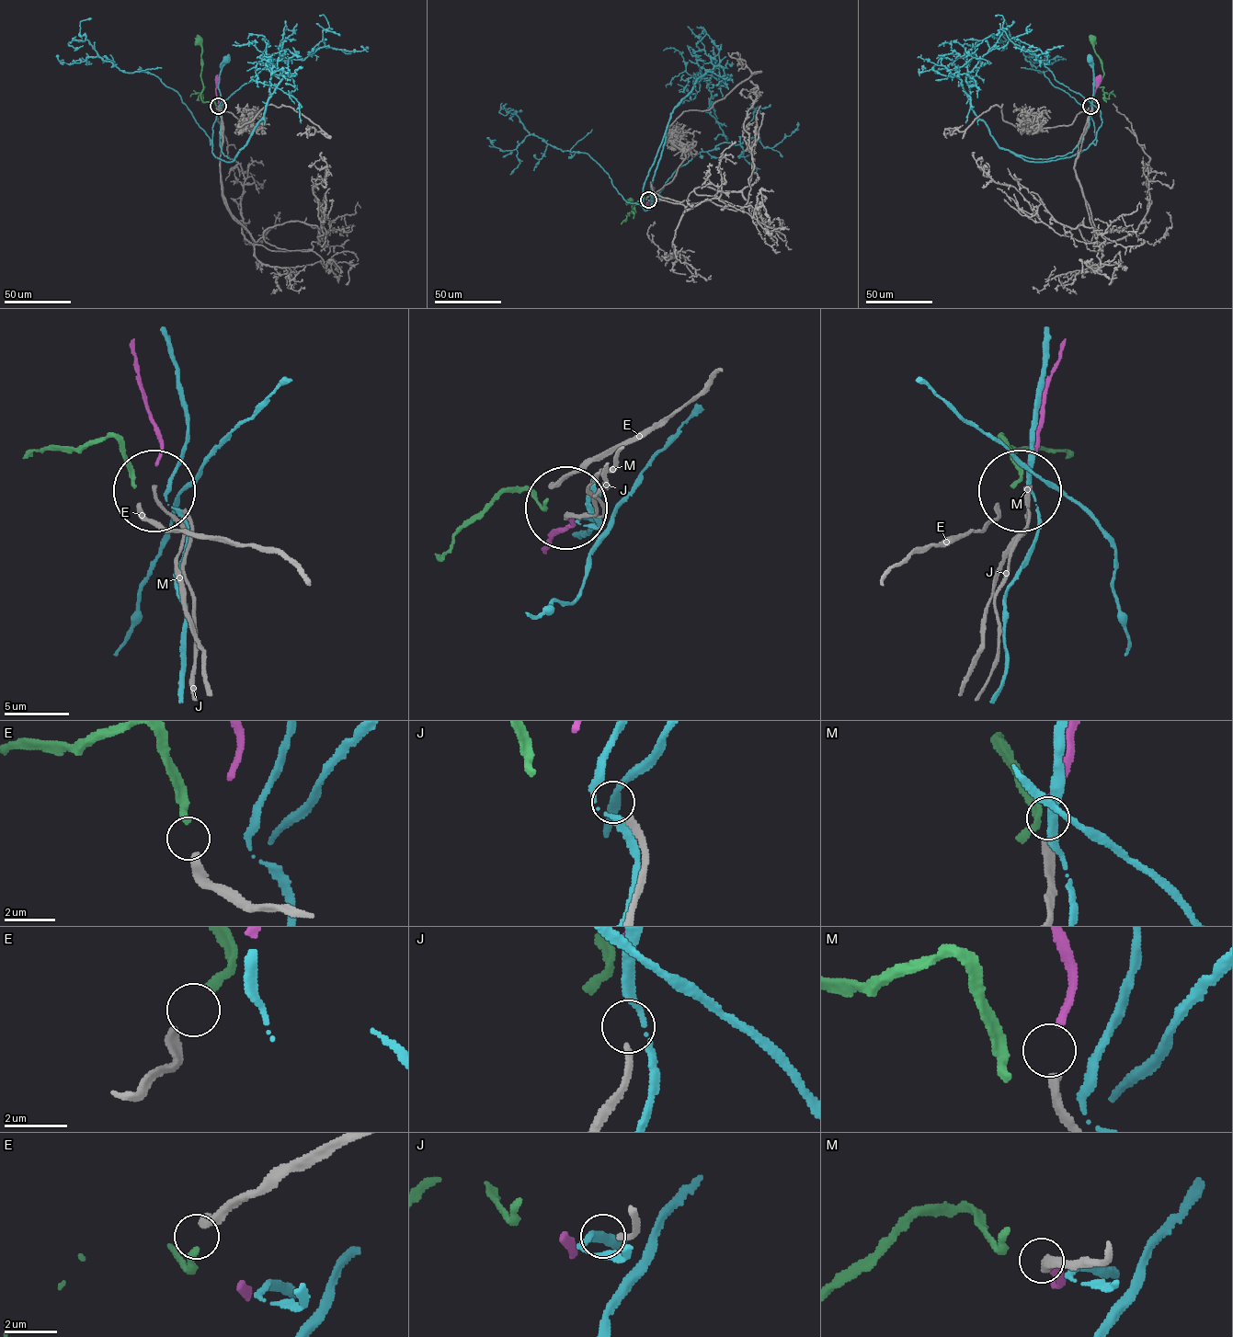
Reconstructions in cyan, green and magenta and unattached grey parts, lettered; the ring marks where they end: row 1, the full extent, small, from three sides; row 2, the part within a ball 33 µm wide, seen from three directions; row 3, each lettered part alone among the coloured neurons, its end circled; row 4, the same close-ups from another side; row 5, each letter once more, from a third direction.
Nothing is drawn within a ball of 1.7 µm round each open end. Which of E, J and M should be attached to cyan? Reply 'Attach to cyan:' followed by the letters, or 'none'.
Attach to cyan: none

